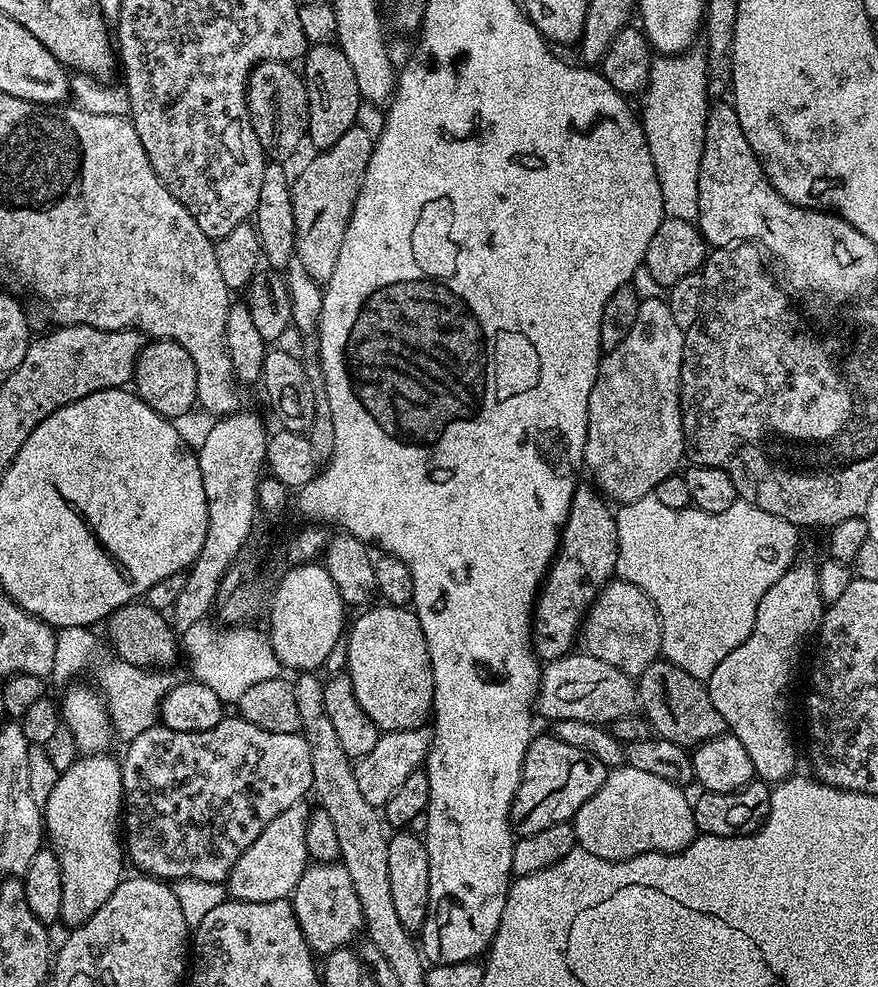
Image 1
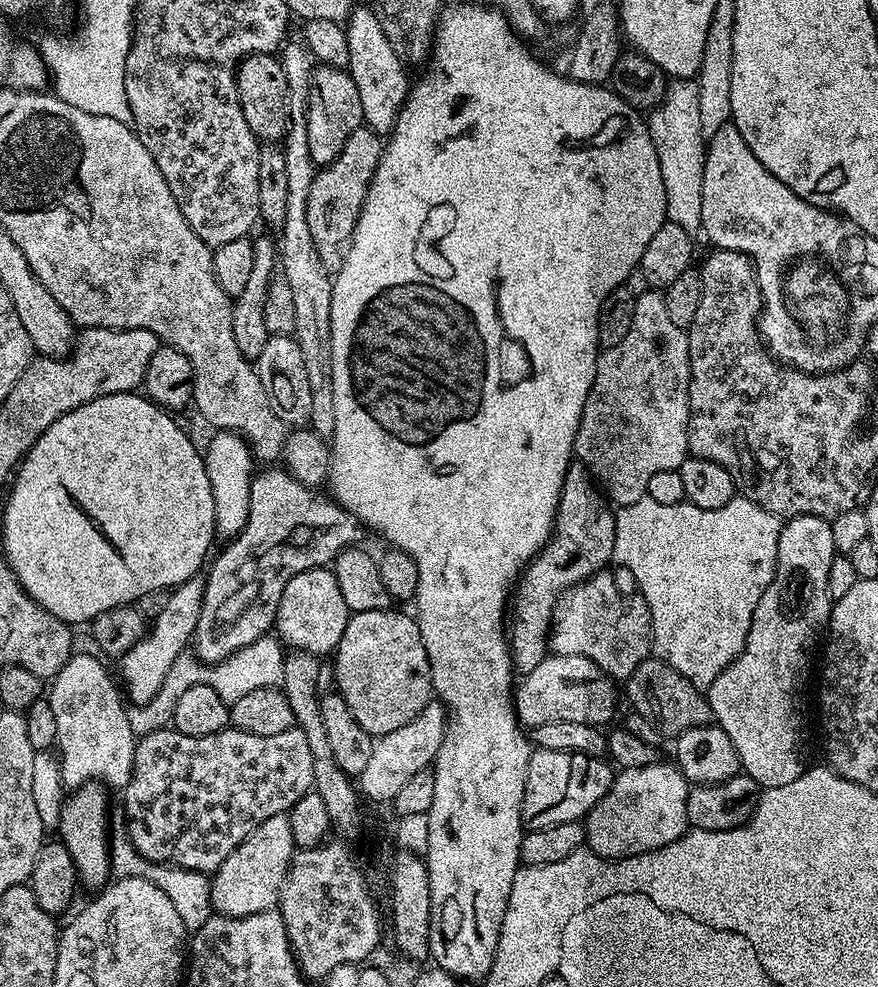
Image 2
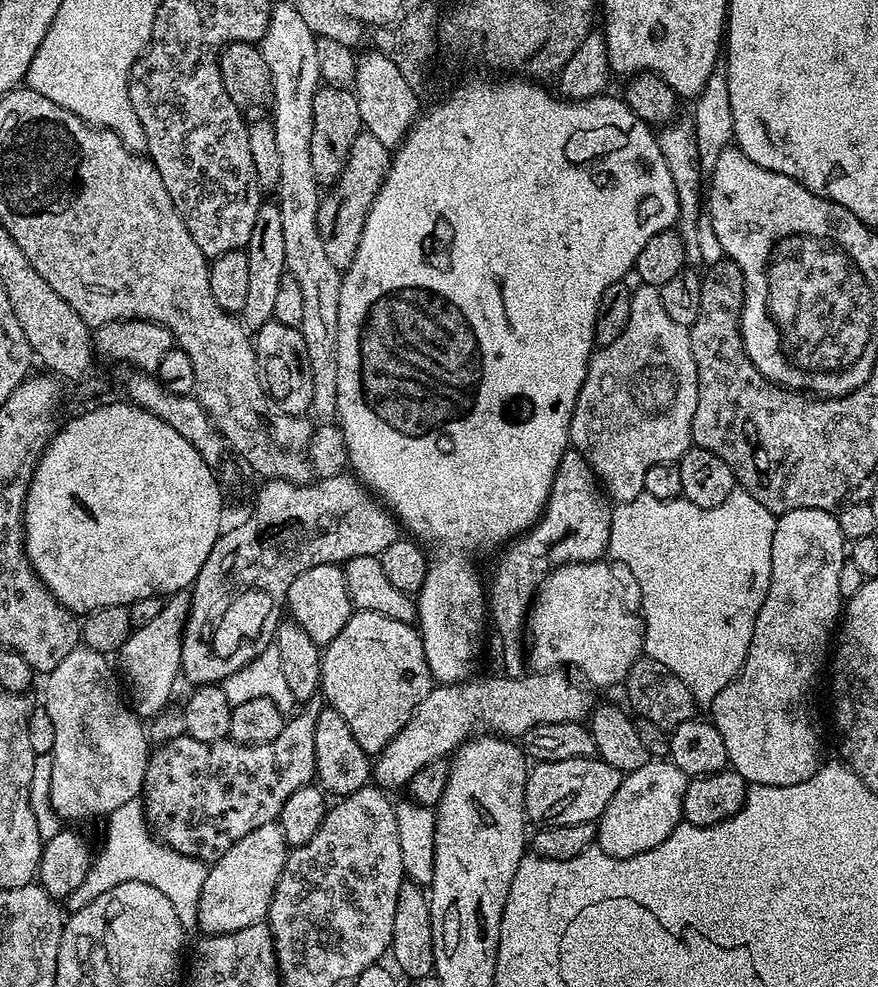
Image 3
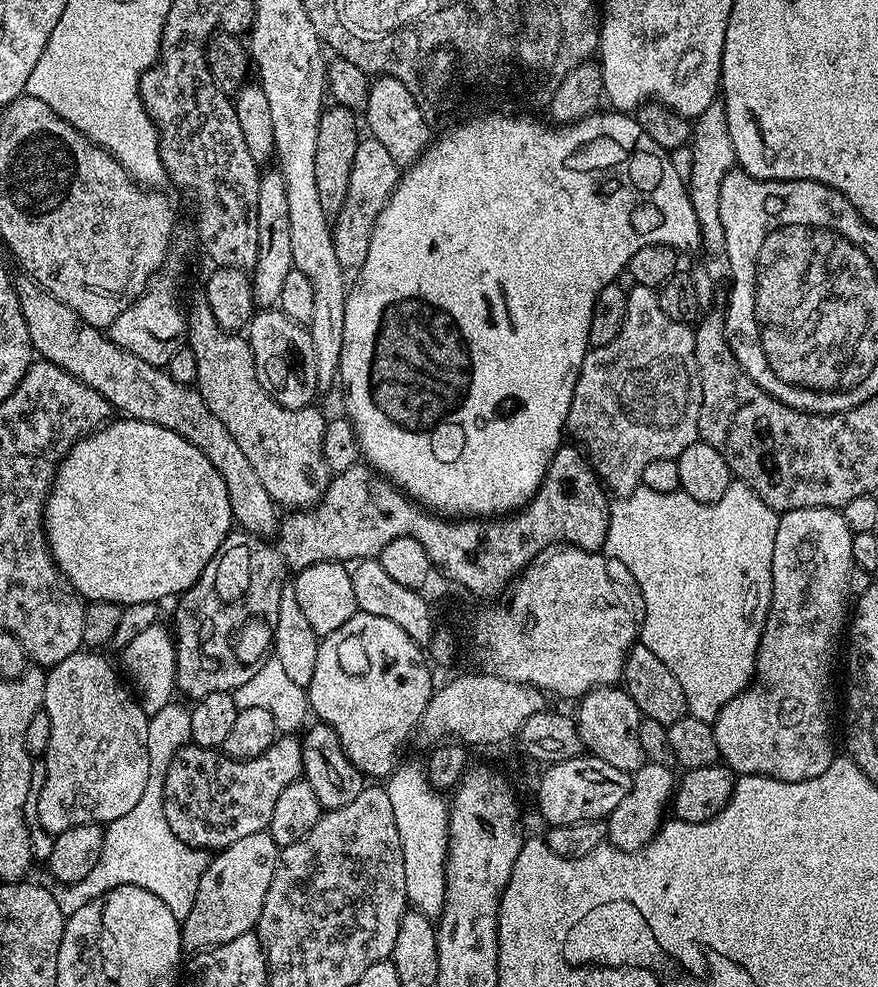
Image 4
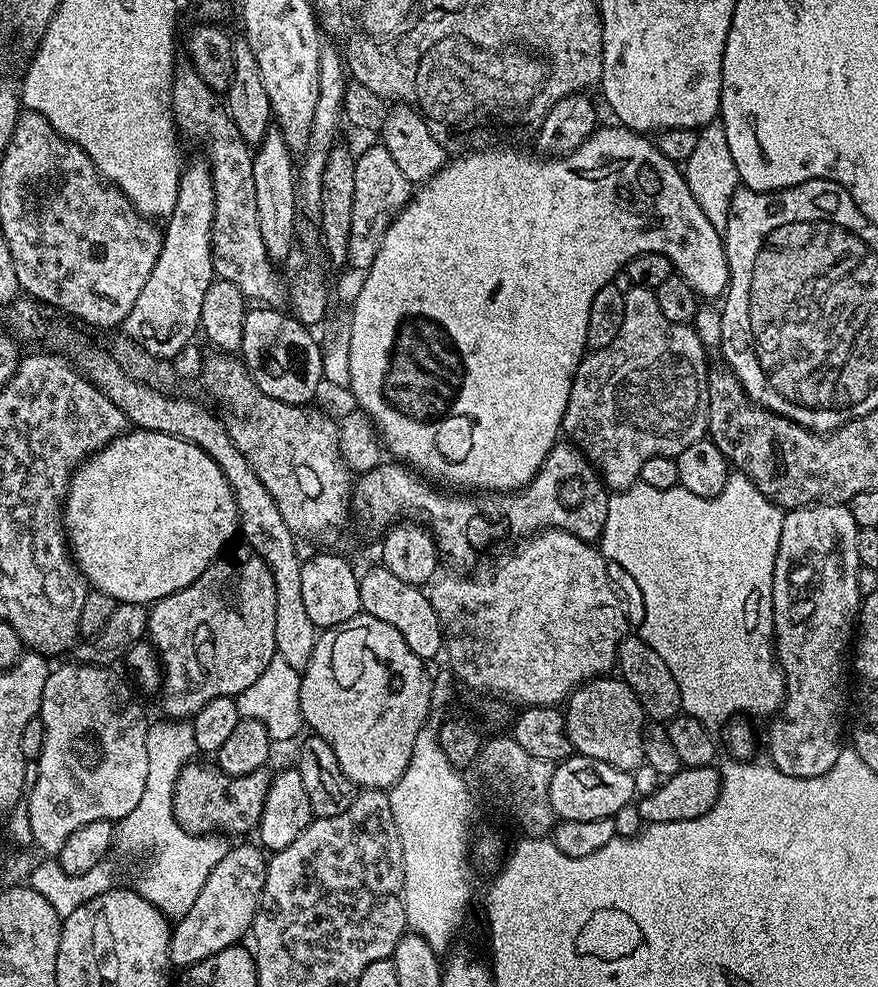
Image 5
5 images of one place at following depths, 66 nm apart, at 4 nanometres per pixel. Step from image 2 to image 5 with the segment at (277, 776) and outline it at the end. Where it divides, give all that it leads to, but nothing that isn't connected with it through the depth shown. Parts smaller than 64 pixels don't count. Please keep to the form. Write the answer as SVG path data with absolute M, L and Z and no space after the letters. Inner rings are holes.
M215 763L199 764L185 768L174 786L174 814L182 827L194 836L248 832L251 828L253 831L262 818L262 808L266 806L266 794L272 785L272 776L264 770L251 772L245 776L227 776Z

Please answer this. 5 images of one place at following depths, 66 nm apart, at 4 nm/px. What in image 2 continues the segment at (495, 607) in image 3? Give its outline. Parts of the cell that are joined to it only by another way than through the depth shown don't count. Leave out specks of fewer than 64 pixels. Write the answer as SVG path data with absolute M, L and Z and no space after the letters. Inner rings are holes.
M579 462L569 464L558 502L556 523L552 526L552 535L548 537L540 553L521 572L510 600L510 647L512 666L517 673L527 674L549 655L554 609L559 605L561 596L570 591L575 584L581 584L584 580L592 579L596 573L605 571L609 567L608 563L610 565L613 563L615 533L616 512L610 507L603 491L590 479L588 467Z

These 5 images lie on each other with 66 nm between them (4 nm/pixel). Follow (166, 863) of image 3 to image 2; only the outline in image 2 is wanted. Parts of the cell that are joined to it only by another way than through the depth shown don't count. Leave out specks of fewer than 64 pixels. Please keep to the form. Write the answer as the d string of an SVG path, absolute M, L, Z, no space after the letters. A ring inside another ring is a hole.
M113 819L110 824L110 862L115 879L124 880L127 876L137 876L158 886L158 890L162 890L162 894L166 894L166 898L174 902L174 910L178 910L178 918L182 918L185 933L197 932L208 921L208 917L213 915L211 879L202 872L173 868L171 864L155 864L142 858L142 854L138 854L128 837L128 825L123 819Z

